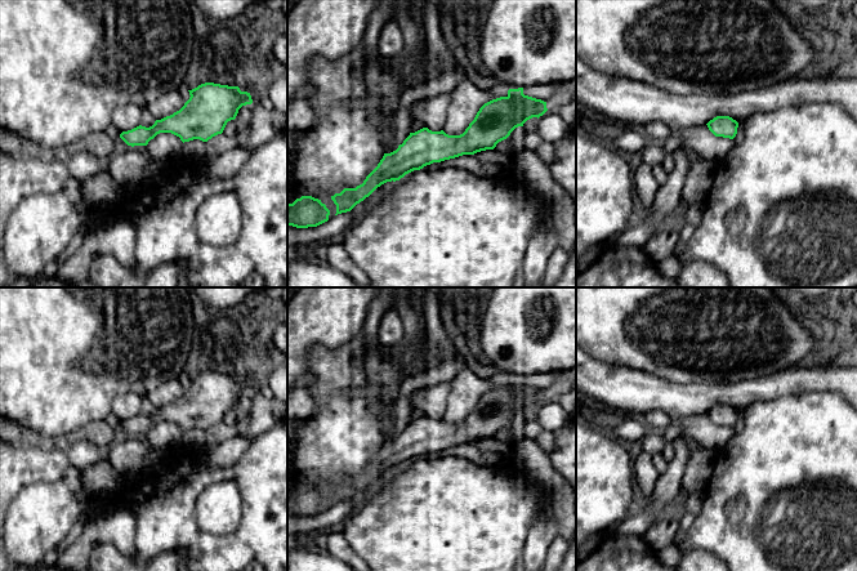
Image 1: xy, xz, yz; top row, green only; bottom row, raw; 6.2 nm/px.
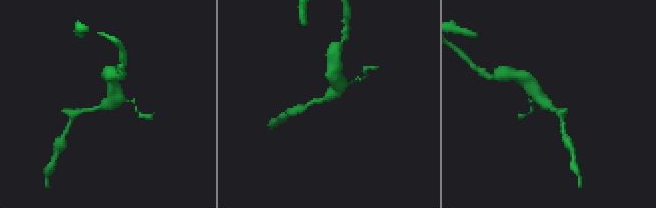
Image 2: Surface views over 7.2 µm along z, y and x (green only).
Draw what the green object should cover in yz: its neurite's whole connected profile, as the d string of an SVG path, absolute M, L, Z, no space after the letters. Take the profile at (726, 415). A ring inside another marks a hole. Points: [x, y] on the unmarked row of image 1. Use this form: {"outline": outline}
{"outline": "M717 405L706 414L715 425L729 428L733 428L736 425L738 416L738 411L729 405Z"}

